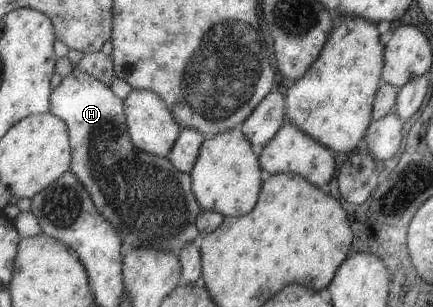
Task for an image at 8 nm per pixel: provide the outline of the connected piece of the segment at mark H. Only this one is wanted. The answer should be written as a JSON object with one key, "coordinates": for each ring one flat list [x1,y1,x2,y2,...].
{"coordinates":[[73,66,68,74,62,75,61,83,51,91,49,102,49,112,59,117,67,127,71,149,70,172,89,193,97,213,117,229,124,248,155,247,171,251,177,256,183,245,198,242,201,235,195,227,195,219,201,209,191,191,190,175,177,172,169,159,133,147,127,133,123,101,111,92,110,87,105,87,97,79,91,78,91,75]]}

